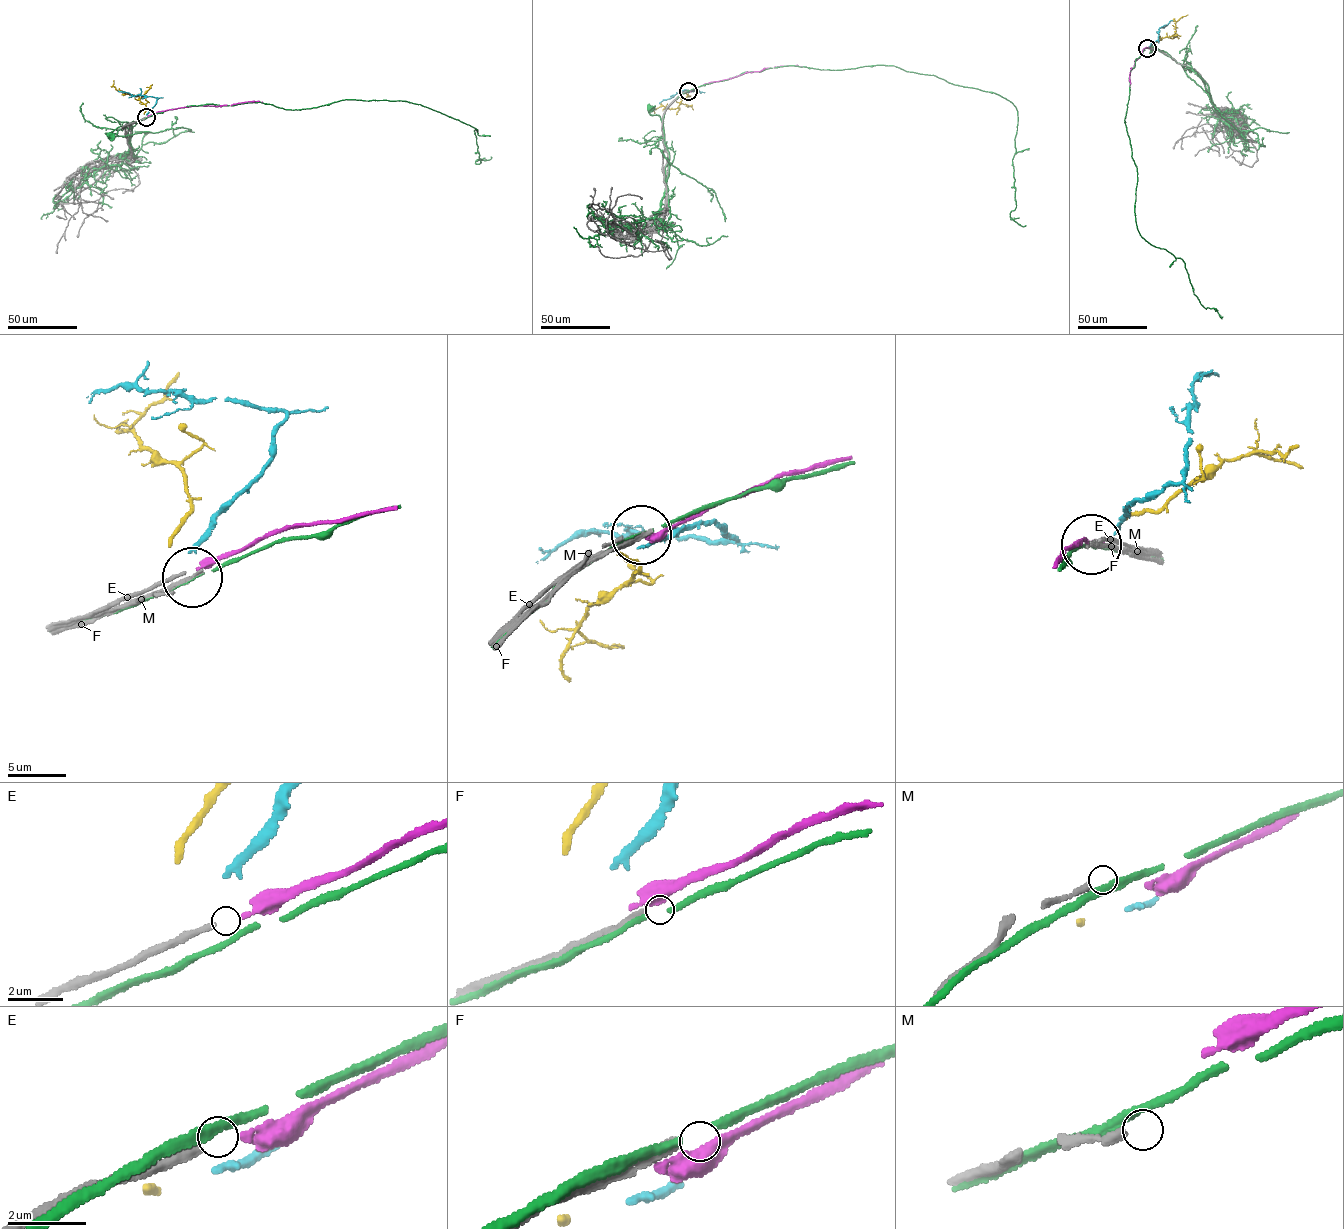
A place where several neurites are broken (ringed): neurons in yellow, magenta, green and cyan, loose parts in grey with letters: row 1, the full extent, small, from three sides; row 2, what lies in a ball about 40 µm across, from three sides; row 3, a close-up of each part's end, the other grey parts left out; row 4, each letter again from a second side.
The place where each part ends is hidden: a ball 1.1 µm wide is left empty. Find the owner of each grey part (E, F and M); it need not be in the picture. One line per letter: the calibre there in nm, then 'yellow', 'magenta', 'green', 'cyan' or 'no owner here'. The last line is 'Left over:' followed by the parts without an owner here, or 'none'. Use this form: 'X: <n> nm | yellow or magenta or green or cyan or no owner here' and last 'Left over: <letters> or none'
E: 240 nm | magenta
F: 240 nm | no owner here
M: 200 nm | no owner here
Left over: F, M

